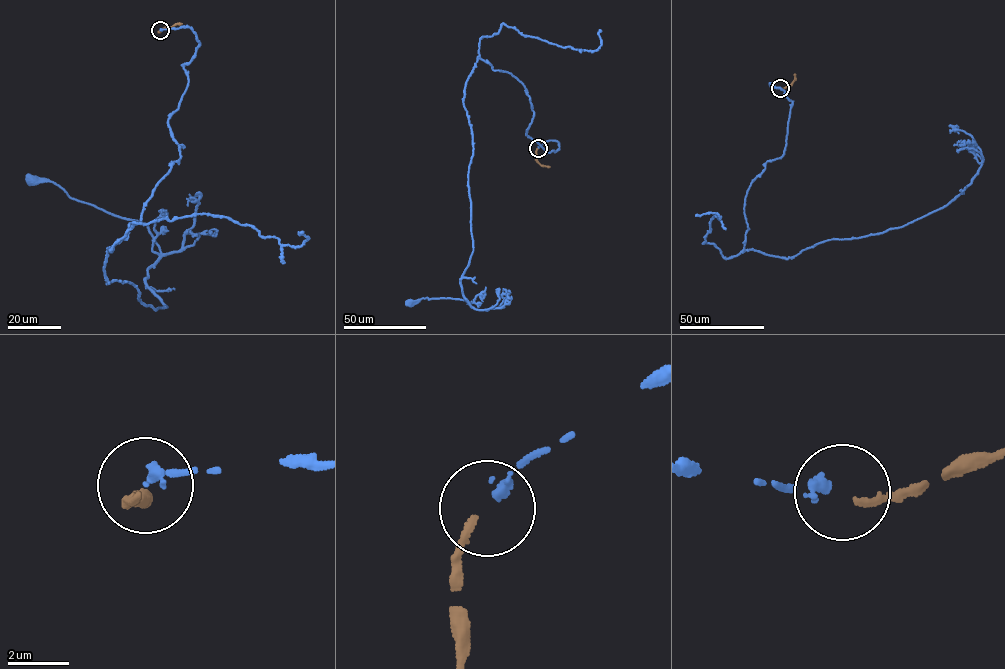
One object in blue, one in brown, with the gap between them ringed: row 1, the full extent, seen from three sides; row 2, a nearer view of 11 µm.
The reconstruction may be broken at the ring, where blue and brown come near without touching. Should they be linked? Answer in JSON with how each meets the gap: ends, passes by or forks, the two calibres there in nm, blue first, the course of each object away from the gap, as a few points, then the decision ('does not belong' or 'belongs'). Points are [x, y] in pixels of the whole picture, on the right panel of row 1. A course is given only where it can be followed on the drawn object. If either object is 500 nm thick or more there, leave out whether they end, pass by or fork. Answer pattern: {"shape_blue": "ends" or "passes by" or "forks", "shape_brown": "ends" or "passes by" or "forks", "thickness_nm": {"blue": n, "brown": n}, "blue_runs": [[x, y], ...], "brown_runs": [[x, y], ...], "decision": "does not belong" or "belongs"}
{"shape_blue": "ends", "shape_brown": "ends", "thickness_nm": {"blue": 360, "brown": 200}, "blue_runs": [[779, 88], [786, 146], [745, 197], [743, 251], [789, 258], [900, 227], [970, 183], [973, 146]], "brown_runs": [[781, 88], [789, 86], [794, 74]], "decision": "belongs"}

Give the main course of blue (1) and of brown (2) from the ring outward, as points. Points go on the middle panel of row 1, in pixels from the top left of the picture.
1: (538, 147), (559, 144), (544, 155), (526, 133), (525, 86), (477, 57), (463, 102), (472, 307), (409, 302)
2: (537, 149), (537, 160), (549, 167)

